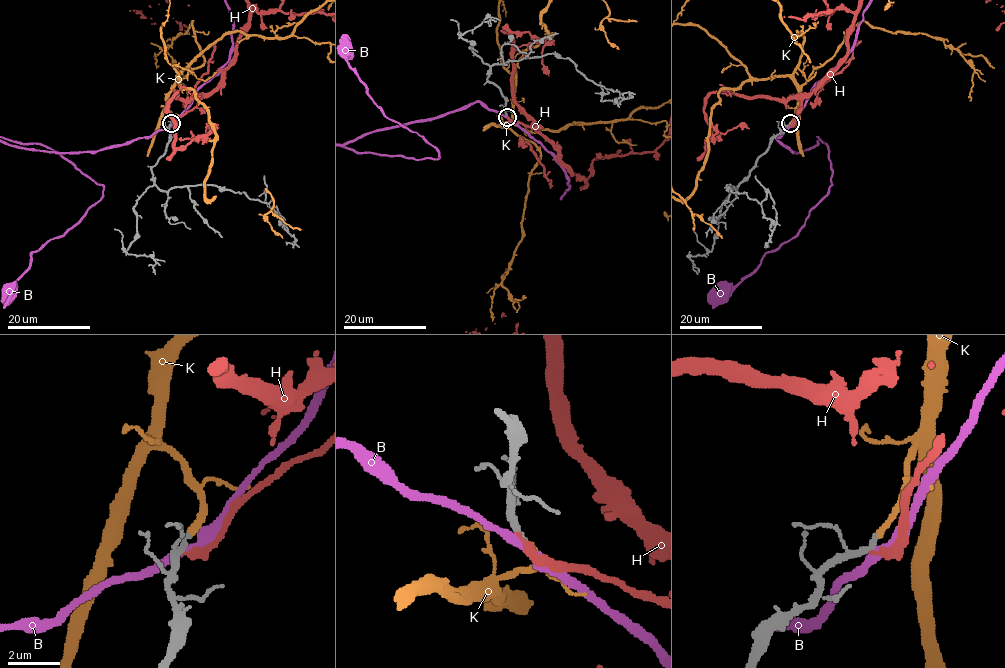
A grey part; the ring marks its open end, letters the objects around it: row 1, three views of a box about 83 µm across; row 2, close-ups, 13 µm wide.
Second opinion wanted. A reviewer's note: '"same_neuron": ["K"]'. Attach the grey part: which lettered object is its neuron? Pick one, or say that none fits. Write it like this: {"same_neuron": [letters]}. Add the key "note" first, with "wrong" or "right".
{"note": "right", "same_neuron": ["K"]}

